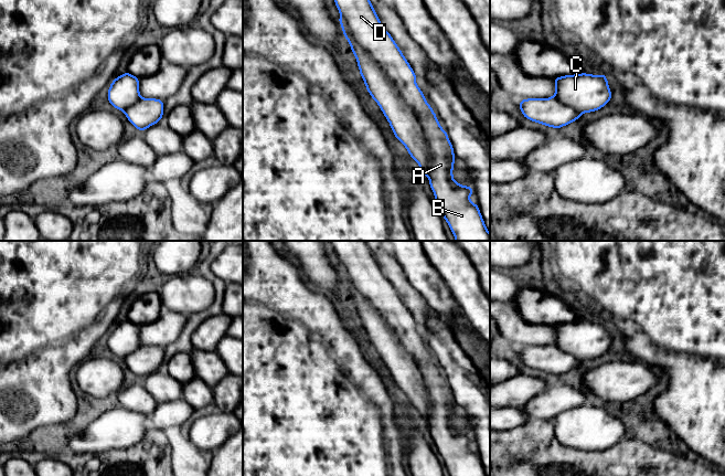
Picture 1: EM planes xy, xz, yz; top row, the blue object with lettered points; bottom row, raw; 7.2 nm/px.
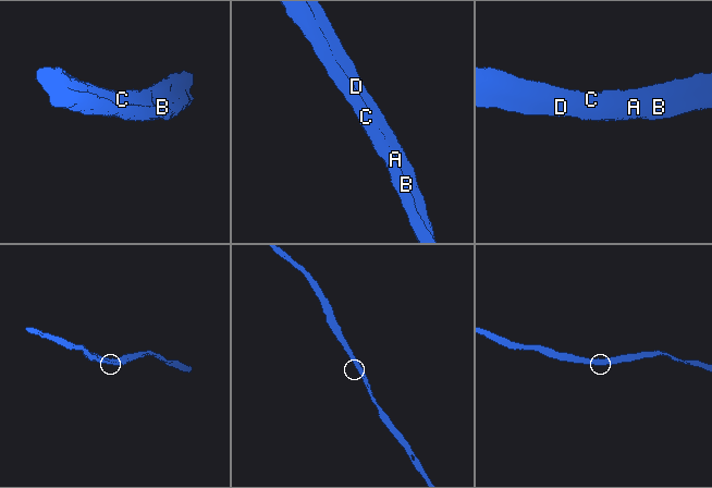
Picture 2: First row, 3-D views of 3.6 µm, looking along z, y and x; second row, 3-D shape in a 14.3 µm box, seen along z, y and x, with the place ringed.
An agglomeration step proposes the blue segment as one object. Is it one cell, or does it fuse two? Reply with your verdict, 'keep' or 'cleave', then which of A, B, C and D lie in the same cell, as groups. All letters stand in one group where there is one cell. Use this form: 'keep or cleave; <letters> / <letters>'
cleave; A B D / C

